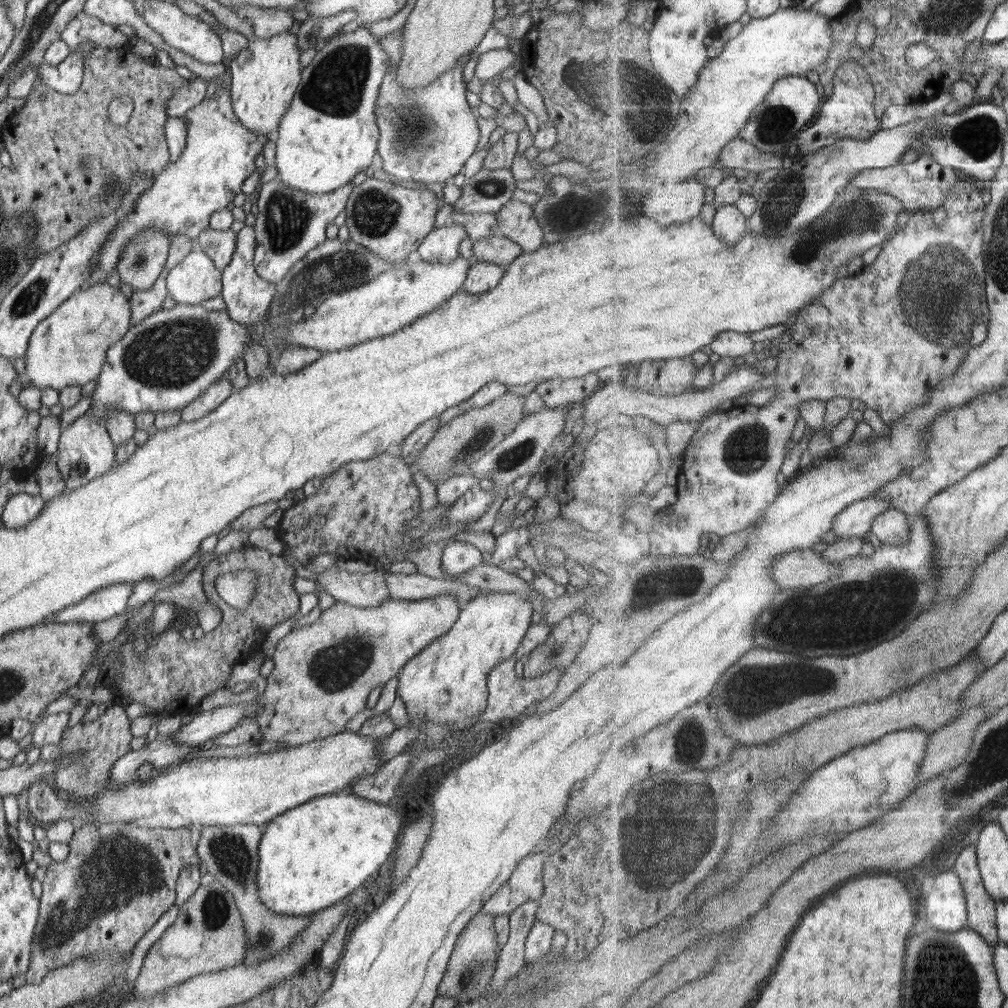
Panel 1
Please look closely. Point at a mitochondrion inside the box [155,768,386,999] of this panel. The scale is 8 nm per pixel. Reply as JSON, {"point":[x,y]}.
{"point":[232,857]}

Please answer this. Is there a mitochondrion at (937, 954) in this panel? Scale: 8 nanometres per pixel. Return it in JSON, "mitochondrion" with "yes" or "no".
{"mitochondrion":"yes"}

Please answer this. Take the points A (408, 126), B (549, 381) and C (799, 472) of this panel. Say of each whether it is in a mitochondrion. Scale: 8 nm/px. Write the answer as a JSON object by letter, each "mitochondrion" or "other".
{"A":"mitochondrion","B":"other","C":"other"}

